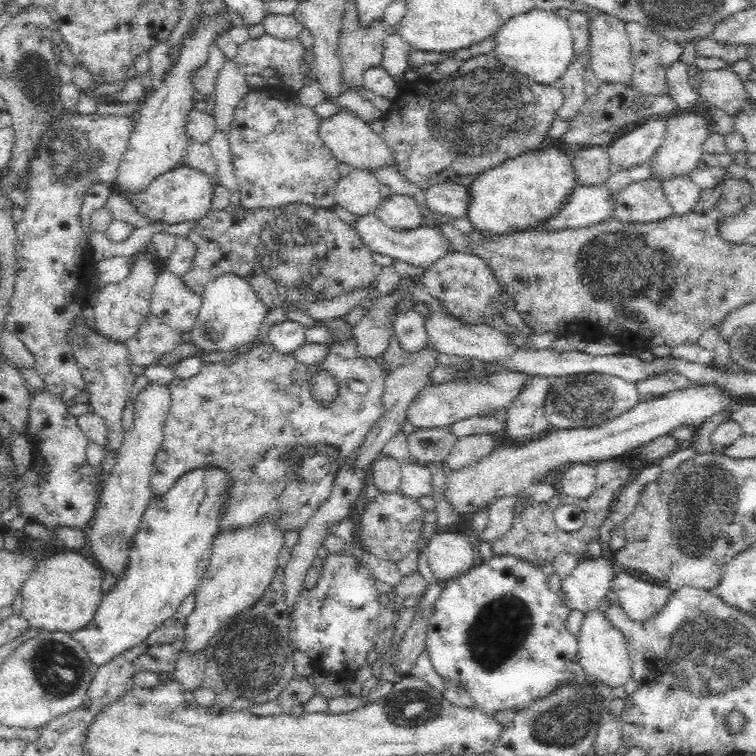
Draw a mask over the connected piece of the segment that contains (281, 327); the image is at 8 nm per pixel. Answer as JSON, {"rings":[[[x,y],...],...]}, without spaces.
{"rings":[[[287,319],[274,323],[269,328],[266,339],[277,348],[280,353],[295,353],[305,344],[305,332],[307,327]]]}

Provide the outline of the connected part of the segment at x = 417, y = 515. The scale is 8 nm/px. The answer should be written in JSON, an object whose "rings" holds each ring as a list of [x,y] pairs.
{"rings":[[[400,491],[380,492],[376,498],[368,501],[368,506],[360,518],[357,544],[368,555],[397,564],[416,548],[416,541],[420,538],[420,530],[422,530],[424,514],[424,510],[416,498],[406,497]]]}

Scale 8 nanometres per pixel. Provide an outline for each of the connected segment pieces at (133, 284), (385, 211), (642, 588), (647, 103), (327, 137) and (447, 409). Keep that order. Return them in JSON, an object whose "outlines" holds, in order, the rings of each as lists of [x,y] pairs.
{"outlines":[[[[138,254],[133,258],[131,273],[122,282],[108,284],[98,293],[92,324],[96,334],[108,339],[108,342],[125,343],[140,330],[139,326],[145,321],[151,304],[152,286],[159,272],[152,261],[152,255]]],[[[392,195],[384,199],[383,202],[378,206],[378,209],[374,212],[376,217],[386,226],[394,229],[415,229],[427,226],[435,226],[438,224],[436,221],[428,220],[424,218],[416,205],[416,201],[408,195]]],[[[621,573],[611,581],[611,590],[630,620],[646,620],[667,604],[671,591],[652,581],[642,581]]],[[[602,83],[596,94],[587,97],[579,113],[568,120],[568,130],[563,134],[567,144],[578,144],[583,148],[609,145],[621,134],[632,131],[650,119],[670,119],[678,114],[678,105],[668,95],[642,97],[632,86],[622,83]]],[[[340,111],[338,114],[325,119],[319,128],[320,138],[332,151],[339,162],[348,164],[353,169],[376,170],[388,164],[395,166],[395,152],[386,144],[385,140],[374,133],[370,125],[351,111]]],[[[504,368],[497,369],[496,372],[488,374],[486,377],[472,377],[470,379],[462,379],[448,381],[442,384],[426,384],[412,401],[411,406],[407,410],[407,420],[415,428],[432,429],[448,427],[456,422],[478,416],[487,416],[499,409],[508,409],[512,406],[512,402],[527,387],[528,383],[534,378],[544,377],[541,374],[528,372],[514,372],[513,370]]]]}

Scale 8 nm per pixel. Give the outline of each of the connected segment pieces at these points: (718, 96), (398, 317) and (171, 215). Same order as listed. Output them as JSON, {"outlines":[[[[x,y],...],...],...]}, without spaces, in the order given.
{"outlines":[[[[732,68],[702,72],[702,84],[697,91],[700,100],[724,110],[726,114],[738,114],[754,102],[742,85],[742,80]]],[[[408,306],[399,309],[391,323],[392,334],[408,354],[427,347],[428,337],[424,330],[424,315]]],[[[182,164],[168,172],[156,176],[145,188],[129,192],[126,198],[140,215],[150,218],[154,223],[179,224],[198,222],[211,210],[213,181],[206,173]]]]}

